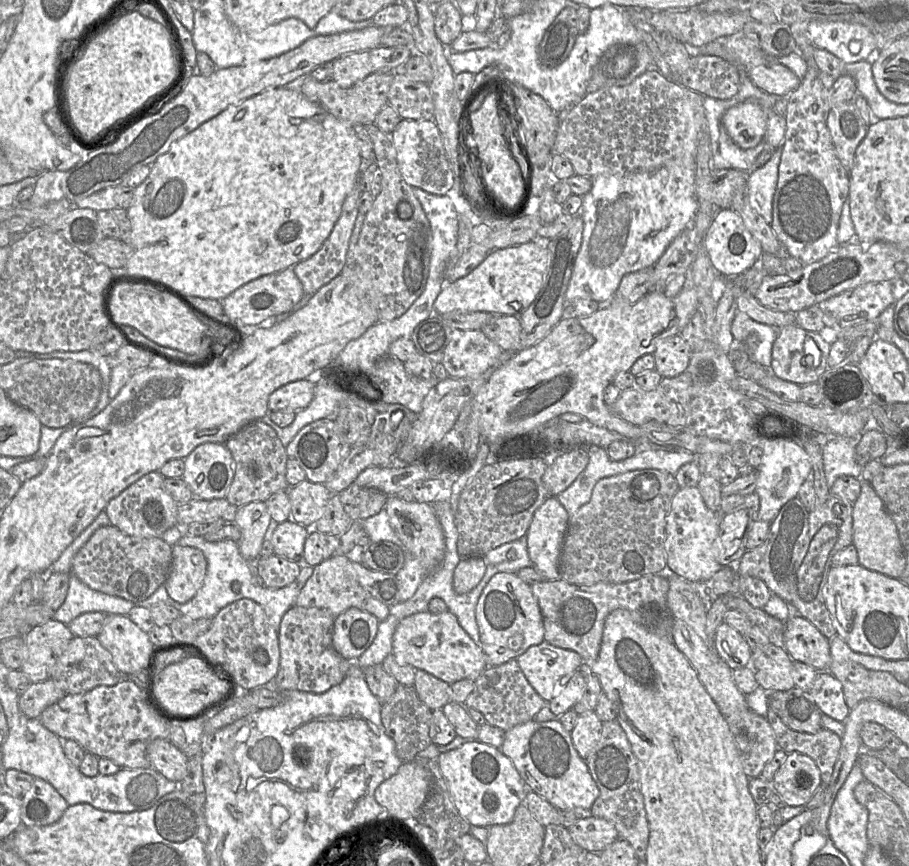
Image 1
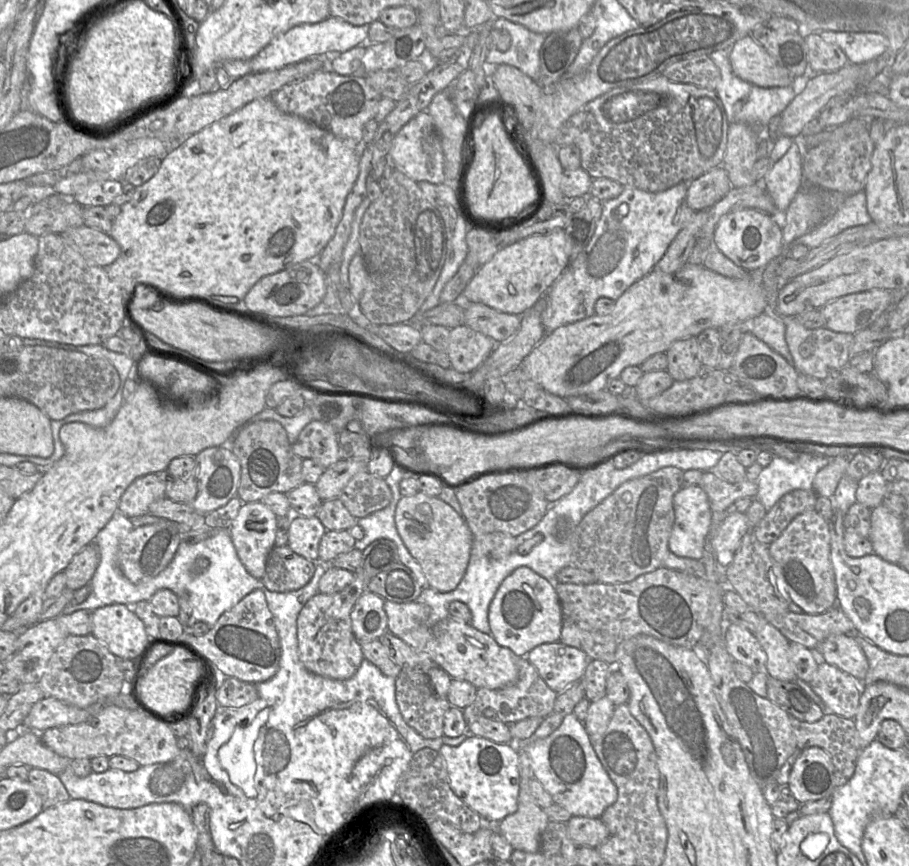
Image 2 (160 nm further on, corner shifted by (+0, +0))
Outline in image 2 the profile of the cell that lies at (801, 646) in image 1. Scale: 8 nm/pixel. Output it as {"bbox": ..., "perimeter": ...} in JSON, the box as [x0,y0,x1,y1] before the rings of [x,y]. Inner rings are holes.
{"bbox":[810,634,868,680],"perimeter":[[[837,634],[831,635],[826,638],[816,649],[810,649],[813,652],[814,658],[818,661],[818,665],[820,659],[824,662],[836,666],[843,672],[858,678],[859,680],[863,680],[868,671],[868,660],[860,647],[857,641],[850,636],[845,634]]]}

